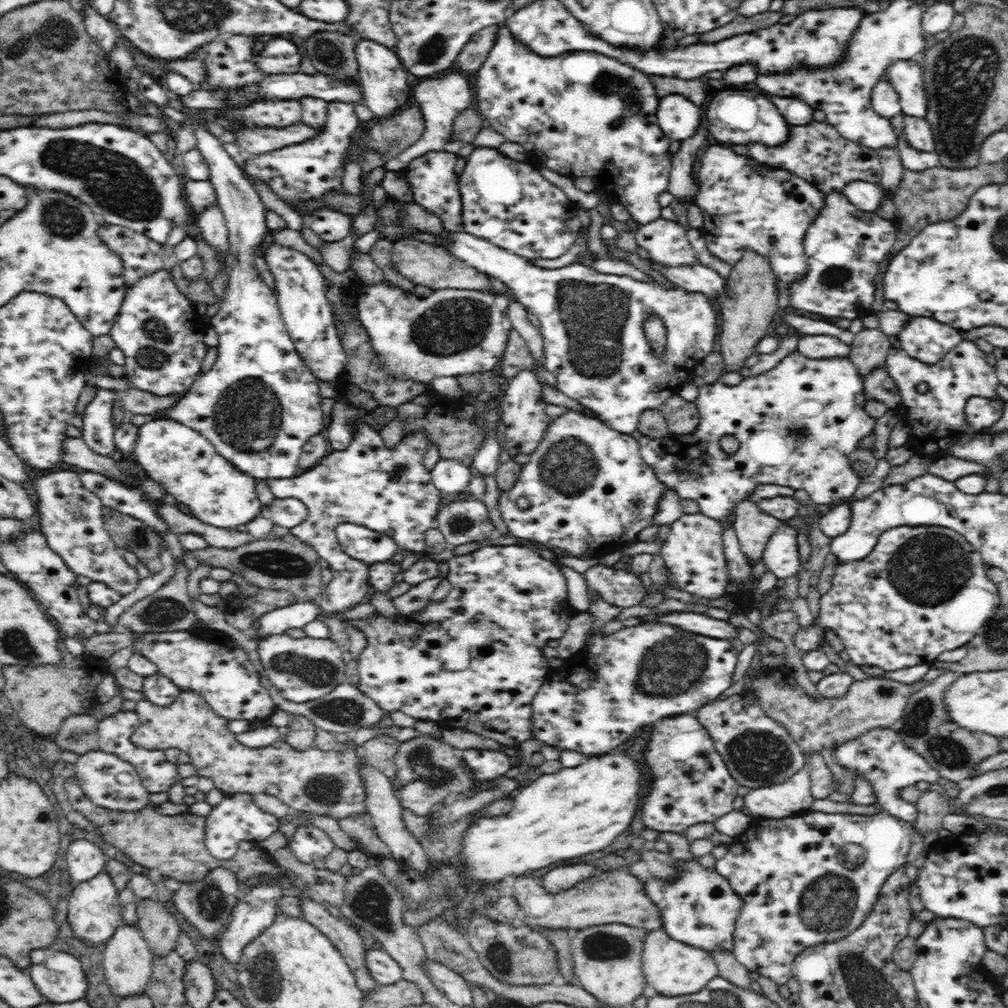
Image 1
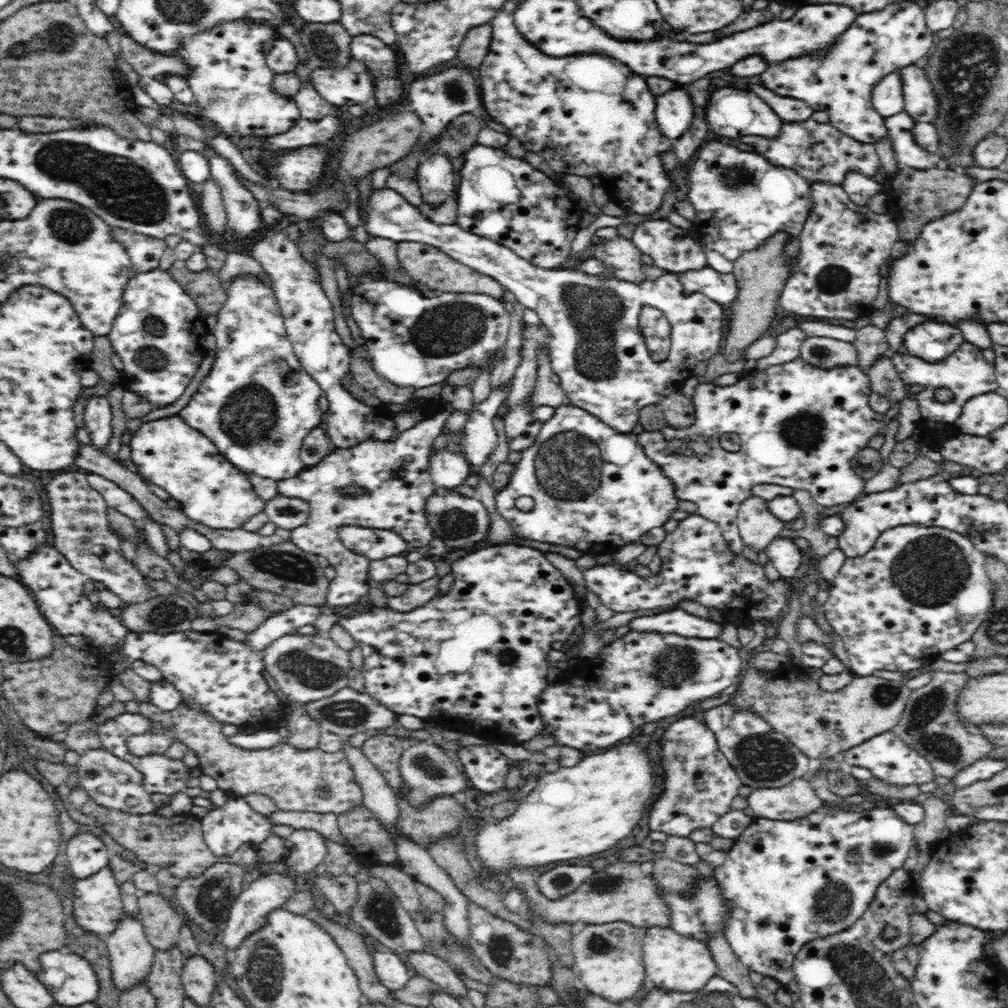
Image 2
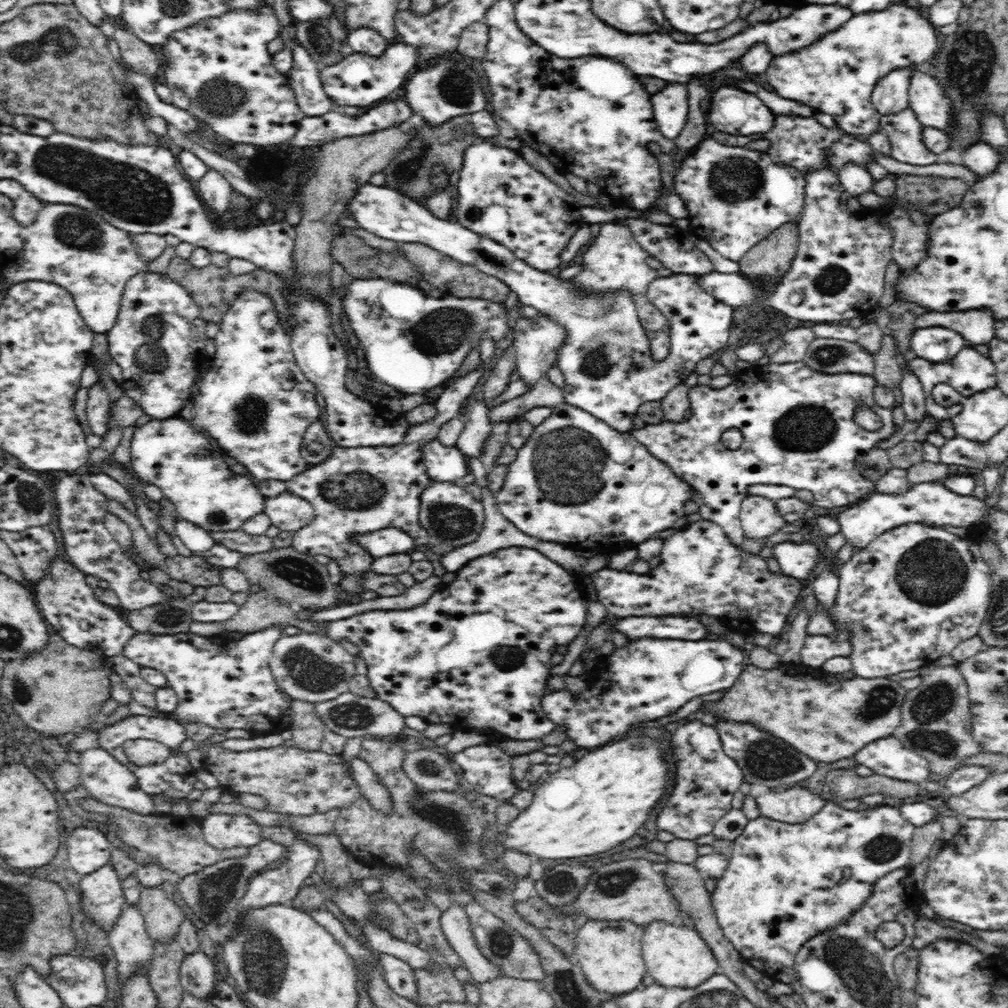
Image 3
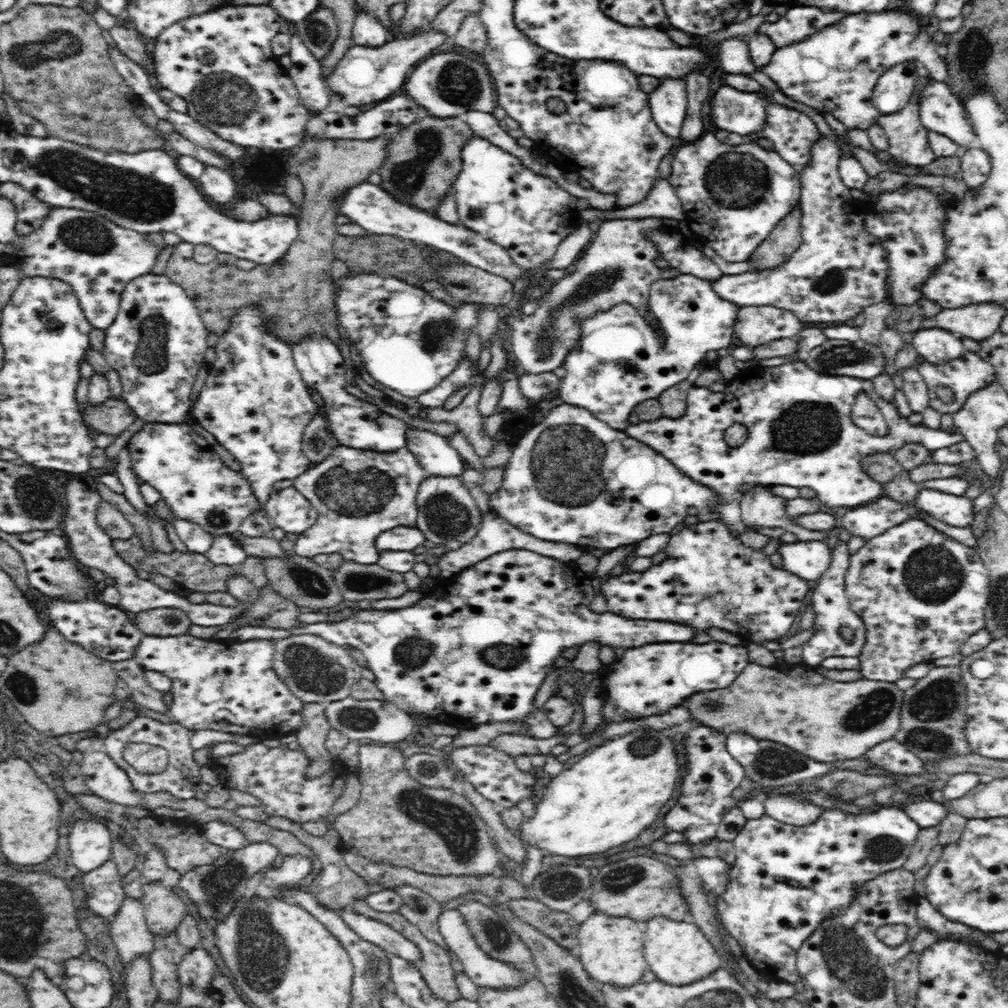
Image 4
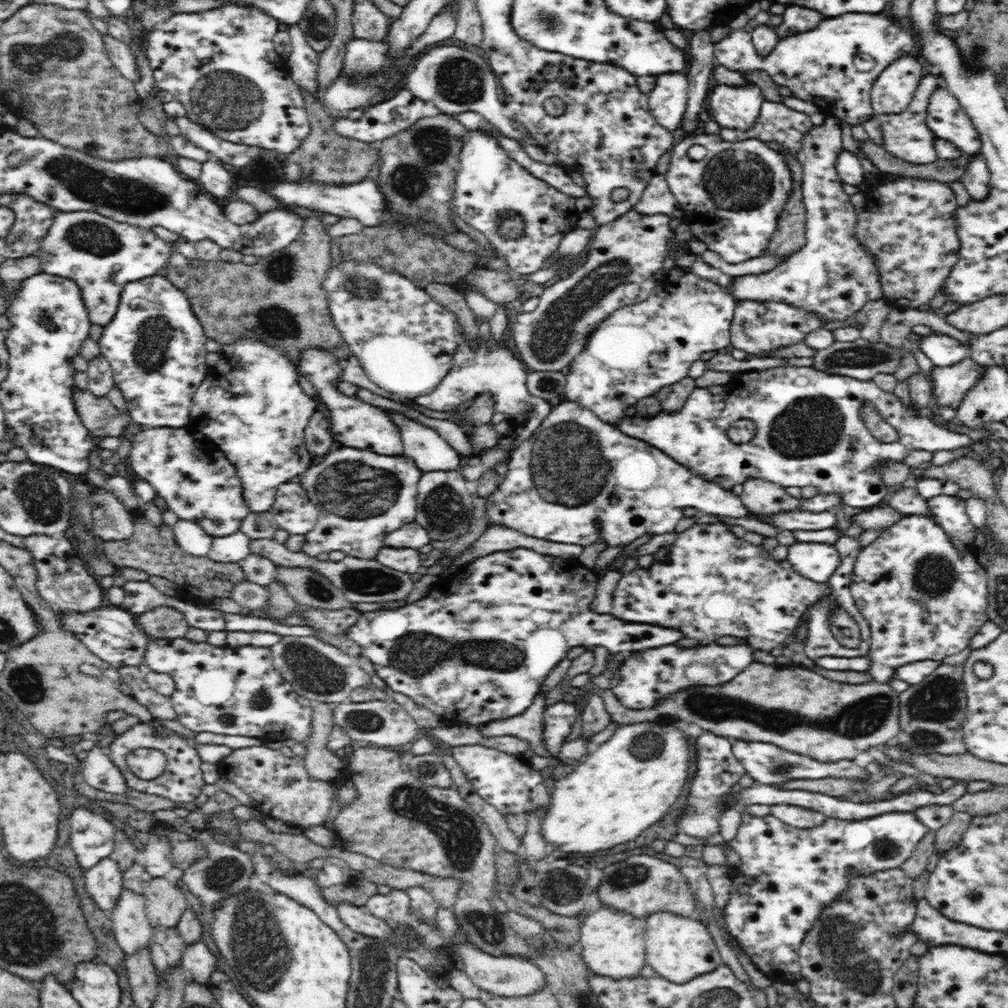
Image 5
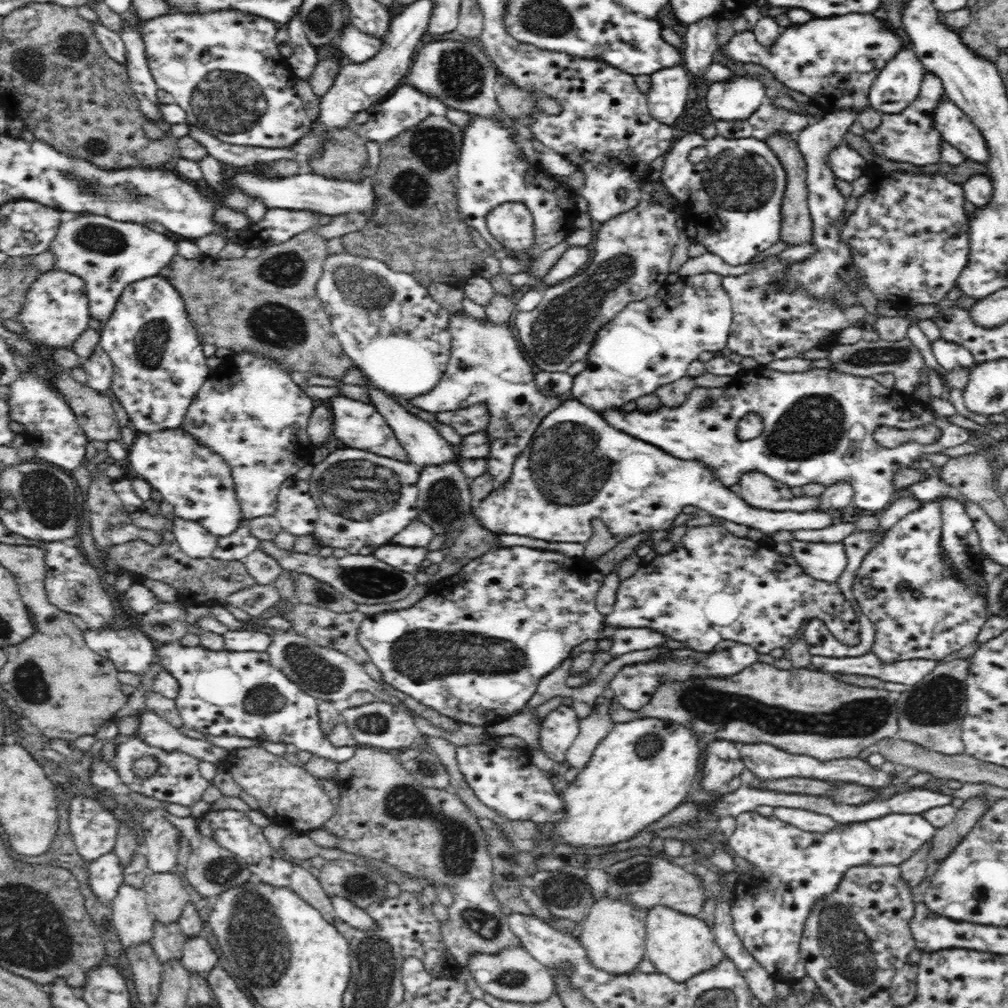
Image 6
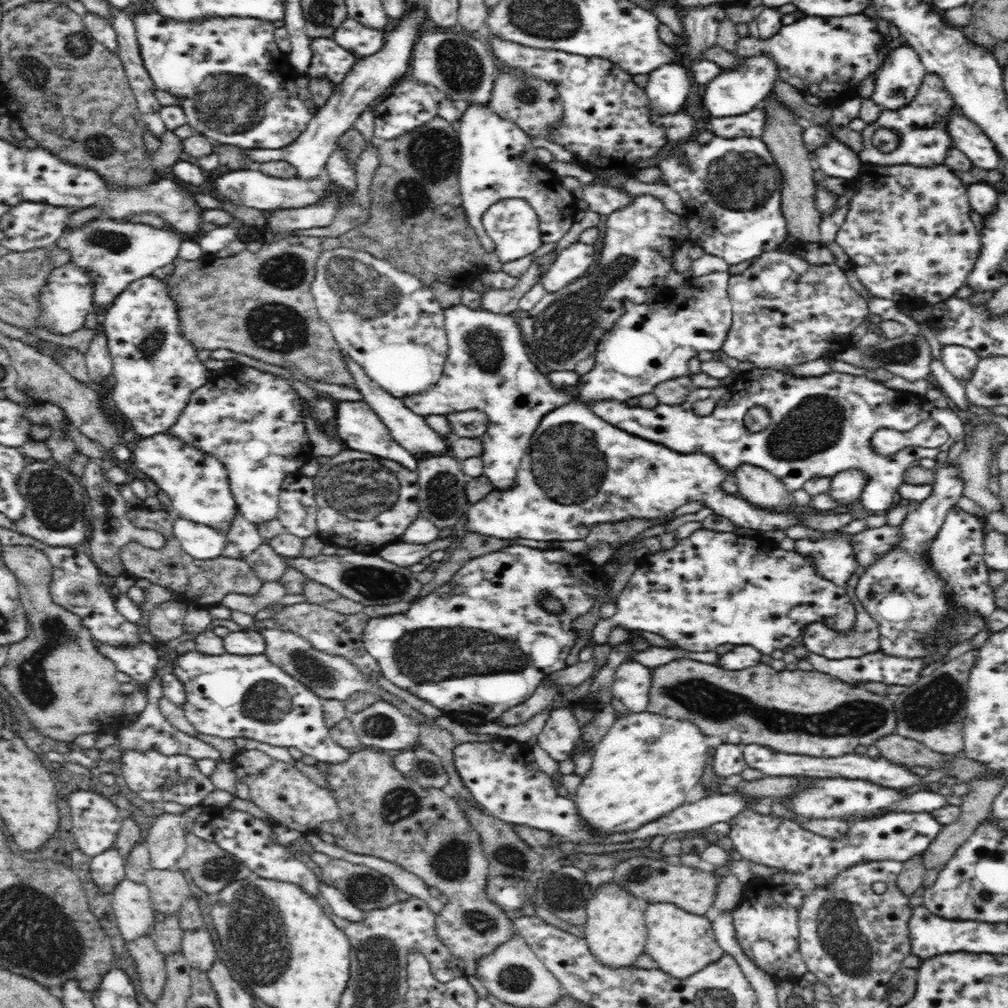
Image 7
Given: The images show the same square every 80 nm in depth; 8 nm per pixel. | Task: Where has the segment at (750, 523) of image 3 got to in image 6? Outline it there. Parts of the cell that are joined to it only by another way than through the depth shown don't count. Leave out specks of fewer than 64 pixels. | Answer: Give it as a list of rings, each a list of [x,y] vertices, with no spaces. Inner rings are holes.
[[[746,472],[738,483],[741,500],[760,510],[806,512],[818,509],[819,496],[797,497],[788,486],[762,472]]]

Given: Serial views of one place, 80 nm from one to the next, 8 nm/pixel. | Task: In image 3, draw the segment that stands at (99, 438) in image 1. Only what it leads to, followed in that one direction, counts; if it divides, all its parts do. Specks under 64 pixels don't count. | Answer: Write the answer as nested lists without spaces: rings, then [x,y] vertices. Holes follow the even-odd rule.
[[[97,382],[88,389],[86,414],[90,433],[103,437],[109,430],[110,406],[111,402],[102,383]]]

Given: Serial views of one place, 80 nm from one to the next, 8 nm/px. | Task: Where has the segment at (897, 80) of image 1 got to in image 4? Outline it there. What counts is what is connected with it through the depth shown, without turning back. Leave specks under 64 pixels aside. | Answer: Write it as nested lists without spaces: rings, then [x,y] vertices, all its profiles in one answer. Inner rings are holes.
[[[930,79],[919,96],[919,117],[929,131],[946,135],[968,148],[978,146],[972,122],[947,82]]]

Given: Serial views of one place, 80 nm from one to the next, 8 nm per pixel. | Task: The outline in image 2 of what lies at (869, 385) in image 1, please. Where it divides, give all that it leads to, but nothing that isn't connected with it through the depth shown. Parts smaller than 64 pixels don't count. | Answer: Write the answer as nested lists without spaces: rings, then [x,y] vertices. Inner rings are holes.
[[[890,352],[880,356],[868,370],[864,370],[870,379],[871,392],[887,398],[891,404],[902,402],[906,396],[904,381],[898,376]]]

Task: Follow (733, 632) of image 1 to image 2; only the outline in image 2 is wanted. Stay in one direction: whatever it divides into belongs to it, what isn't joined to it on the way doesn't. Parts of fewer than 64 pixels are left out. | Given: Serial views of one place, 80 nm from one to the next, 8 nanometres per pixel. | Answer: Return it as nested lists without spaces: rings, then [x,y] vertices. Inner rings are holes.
[[[680,608],[641,616],[628,623],[630,629],[638,632],[654,631],[662,634],[678,634],[684,637],[705,638],[720,636],[725,623],[694,616]]]

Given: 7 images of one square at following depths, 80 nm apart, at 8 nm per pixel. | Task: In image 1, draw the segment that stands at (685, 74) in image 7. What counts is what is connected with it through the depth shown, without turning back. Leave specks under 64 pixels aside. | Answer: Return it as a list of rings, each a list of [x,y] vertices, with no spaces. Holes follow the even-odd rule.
[[[668,94],[659,98],[657,121],[671,140],[688,140],[700,127],[702,107],[681,94]]]

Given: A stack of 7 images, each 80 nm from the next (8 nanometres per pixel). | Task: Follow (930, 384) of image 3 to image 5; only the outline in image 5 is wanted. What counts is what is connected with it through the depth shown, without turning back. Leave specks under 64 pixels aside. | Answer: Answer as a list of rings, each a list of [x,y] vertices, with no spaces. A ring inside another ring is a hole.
[[[971,356],[947,367],[933,367],[931,389],[938,406],[957,409],[964,394],[976,386],[986,366],[976,363]]]

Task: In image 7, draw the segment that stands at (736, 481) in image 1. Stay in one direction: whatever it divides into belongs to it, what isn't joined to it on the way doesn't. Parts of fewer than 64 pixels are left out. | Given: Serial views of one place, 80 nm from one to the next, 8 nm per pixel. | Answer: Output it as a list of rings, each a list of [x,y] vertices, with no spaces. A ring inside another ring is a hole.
[[[755,367],[749,373],[738,373],[736,382],[732,384],[725,395],[715,404],[712,413],[700,416],[694,412],[692,406],[697,400],[704,400],[709,396],[709,388],[696,388],[680,405],[670,405],[659,403],[653,409],[642,408],[640,405],[628,407],[624,402],[617,400],[590,400],[582,402],[586,407],[592,409],[602,420],[609,422],[612,426],[620,428],[624,432],[632,433],[634,436],[651,440],[656,444],[664,444],[664,447],[680,454],[704,453],[712,457],[720,468],[728,474],[734,474],[738,466],[751,464],[759,466],[773,474],[782,481],[784,487],[792,494],[795,490],[803,488],[804,483],[816,476],[832,478],[838,472],[857,468],[861,470],[867,478],[866,484],[860,493],[861,504],[872,513],[881,514],[891,509],[894,503],[894,494],[898,492],[899,486],[904,483],[904,473],[910,466],[919,462],[923,458],[937,460],[941,452],[948,453],[948,450],[962,440],[969,429],[962,423],[958,415],[948,405],[947,409],[940,409],[926,399],[924,395],[915,395],[907,391],[897,391],[874,381],[872,378],[864,376],[854,376],[847,373],[832,371],[820,376],[795,377],[788,373],[782,373],[773,368]],[[754,406],[763,406],[768,409],[771,416],[768,428],[760,432],[749,432],[744,426],[745,414]],[[924,420],[936,420],[940,426],[946,428],[949,438],[939,448],[904,448],[894,456],[887,458],[877,454],[870,445],[870,438],[873,434],[882,429],[890,428],[897,431],[909,431],[924,422]]]

